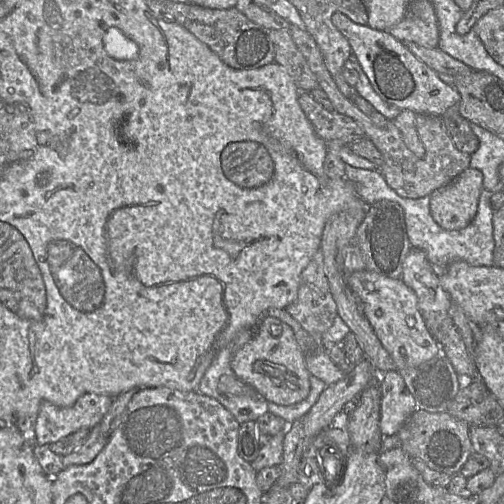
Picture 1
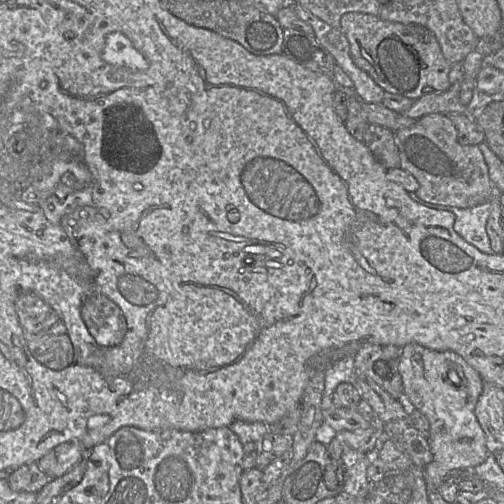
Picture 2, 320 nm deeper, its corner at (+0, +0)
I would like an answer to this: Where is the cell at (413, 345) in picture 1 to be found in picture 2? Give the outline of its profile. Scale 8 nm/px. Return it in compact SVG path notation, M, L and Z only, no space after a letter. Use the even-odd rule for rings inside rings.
M417 343L401 348L398 370L406 405L418 409L430 424L427 439L434 461L427 464L423 472L428 493L438 491L452 473L471 470L488 456L485 434L475 415L483 380L459 354L450 350L431 350Z

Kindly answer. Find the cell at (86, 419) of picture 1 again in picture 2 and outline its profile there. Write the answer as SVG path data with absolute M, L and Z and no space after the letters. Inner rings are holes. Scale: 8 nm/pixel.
M77 441L62 443L37 461L38 467L51 479L64 475L83 457L85 448Z

